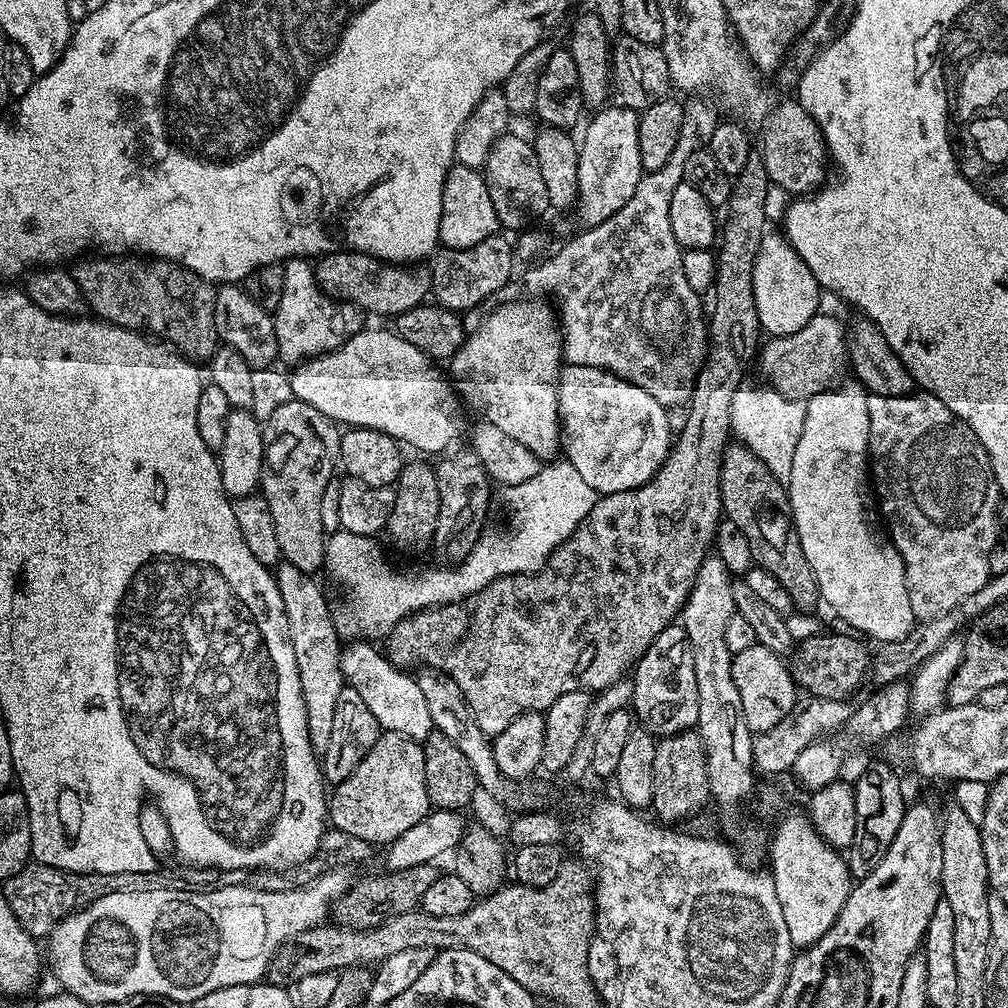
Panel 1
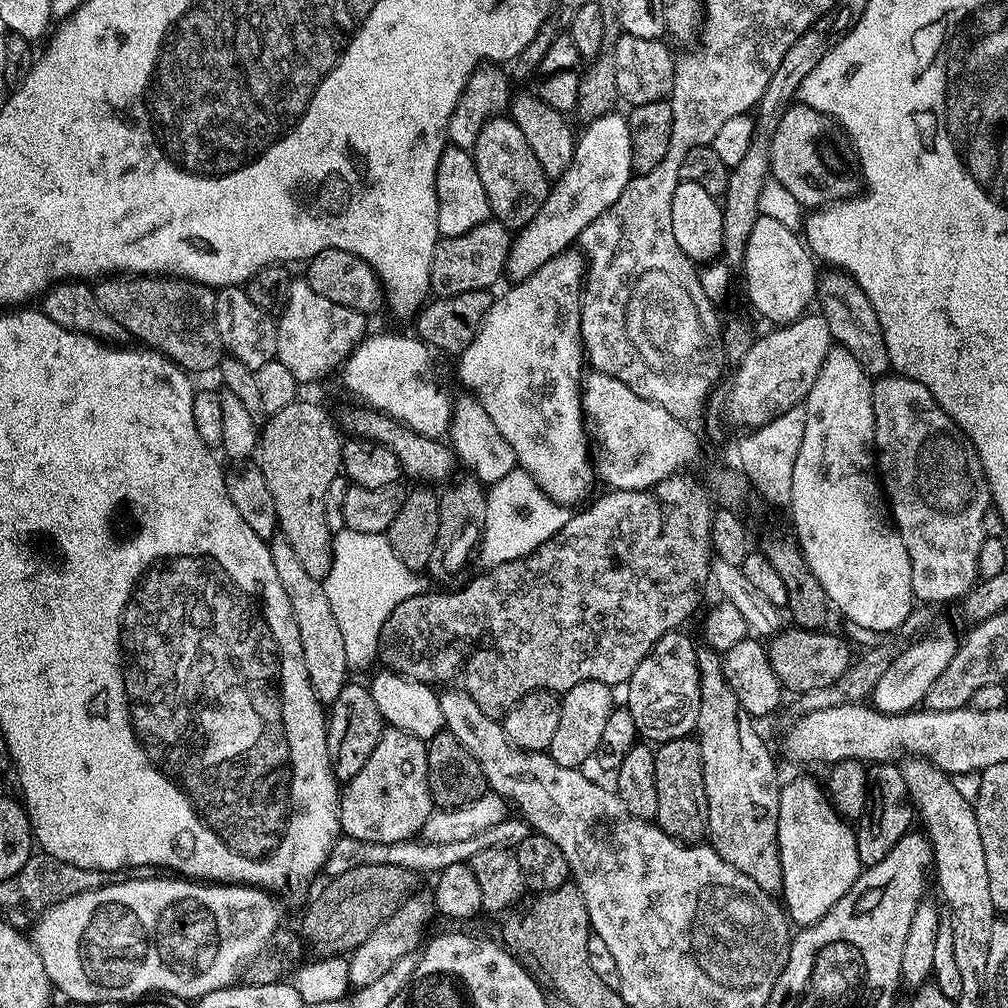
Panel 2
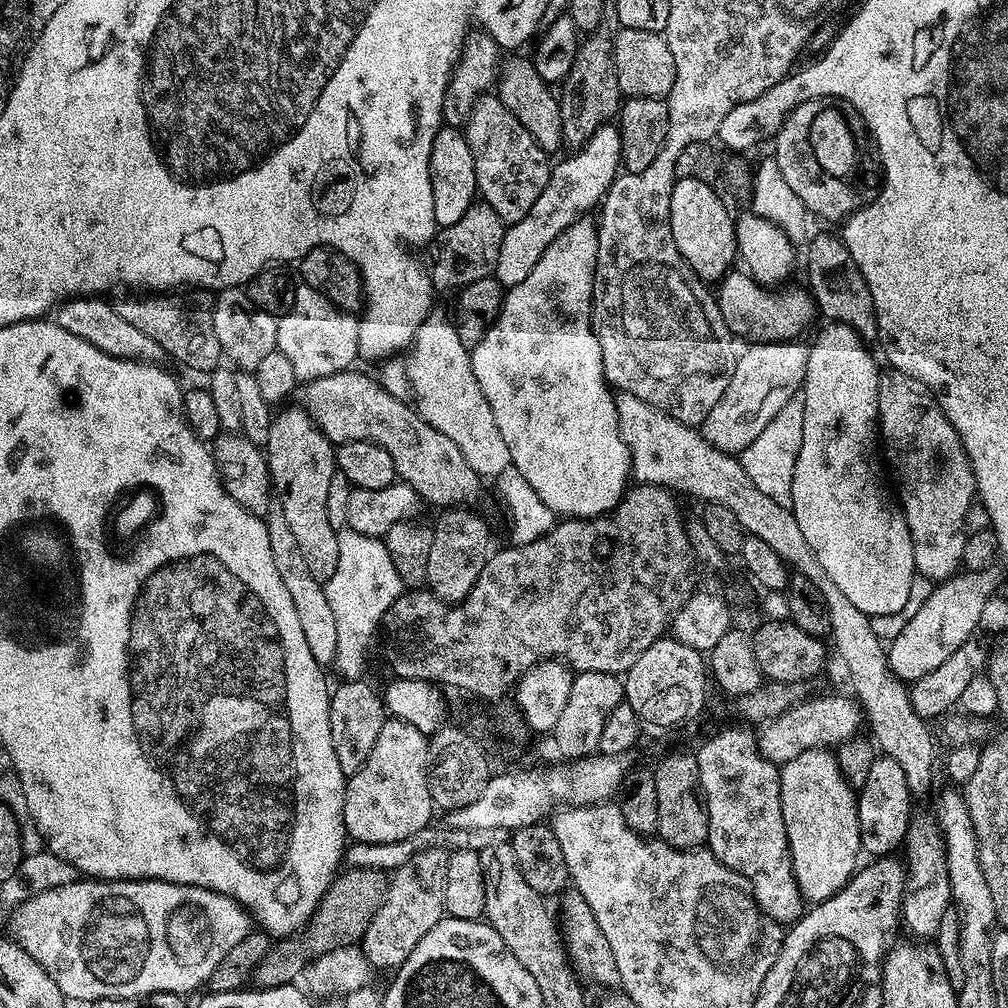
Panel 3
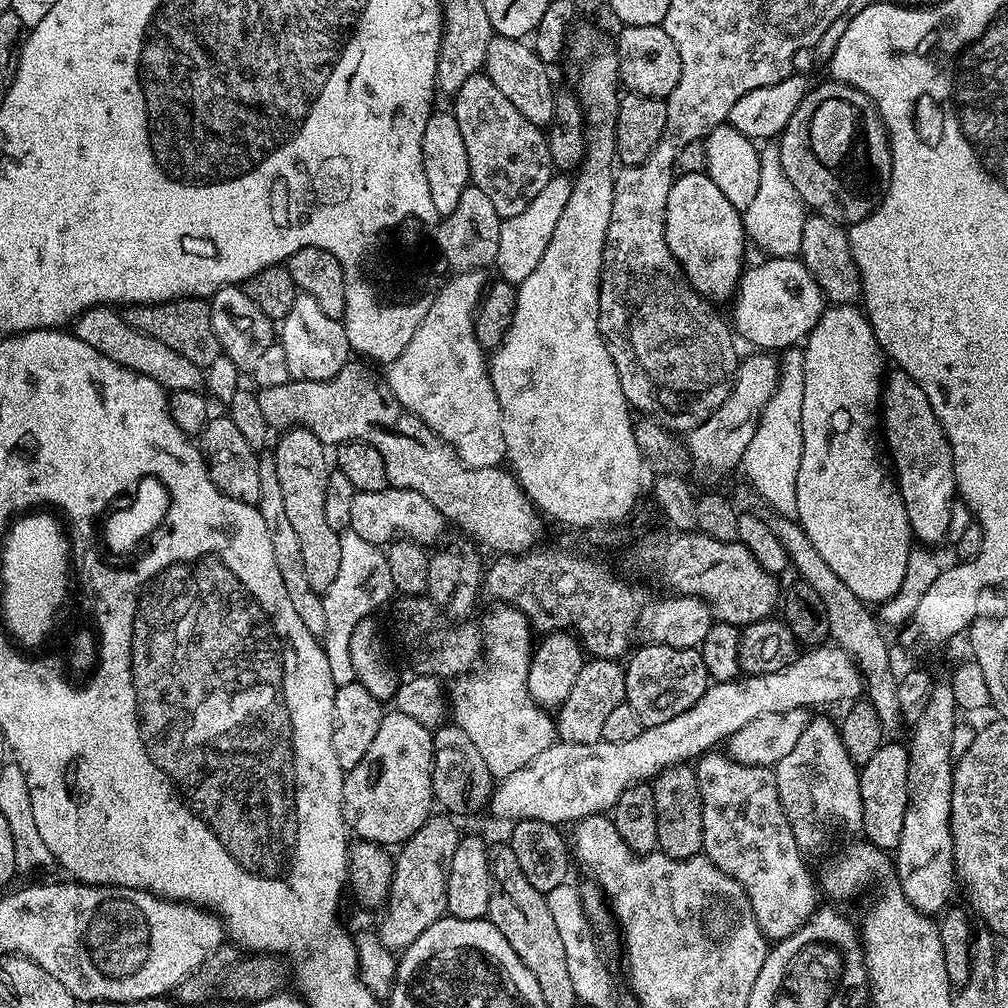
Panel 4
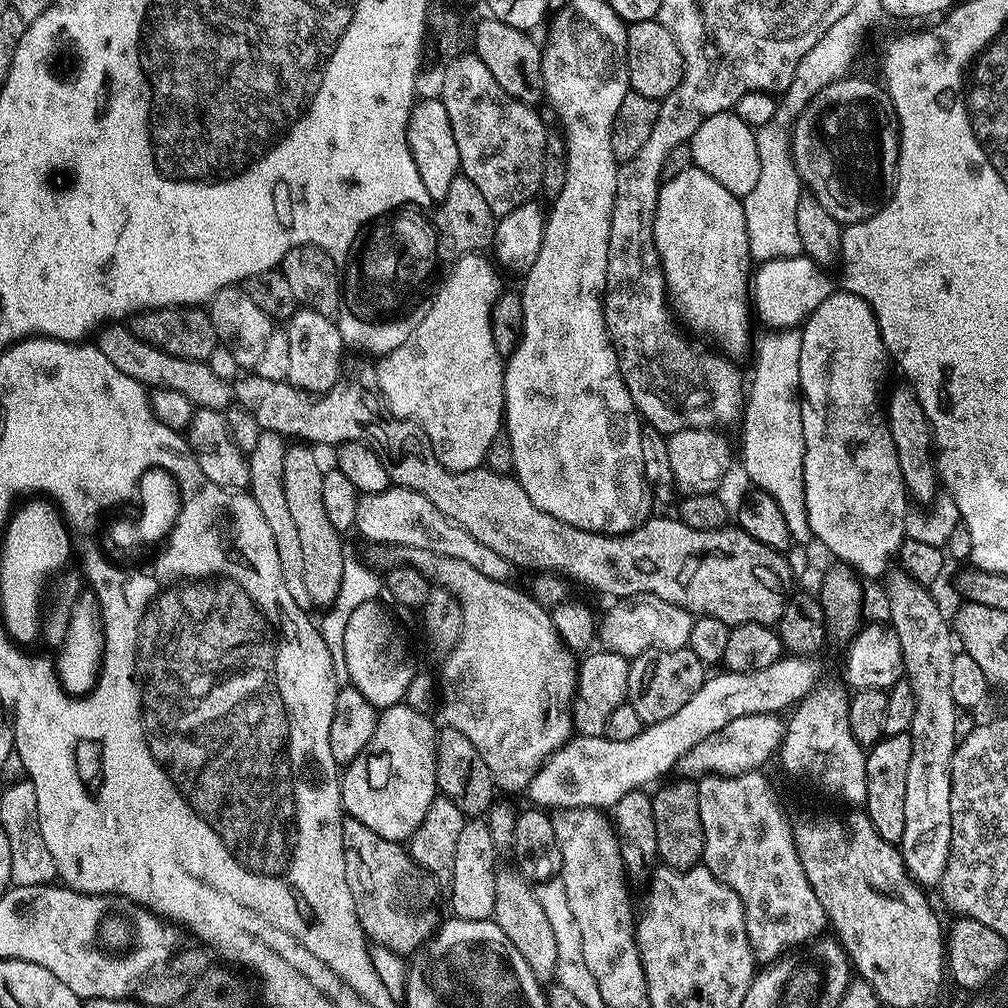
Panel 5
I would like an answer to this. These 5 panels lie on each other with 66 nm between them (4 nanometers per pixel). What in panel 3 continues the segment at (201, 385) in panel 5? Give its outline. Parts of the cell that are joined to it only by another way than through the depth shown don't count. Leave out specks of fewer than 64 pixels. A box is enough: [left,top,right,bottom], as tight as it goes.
[54,294,165,364]

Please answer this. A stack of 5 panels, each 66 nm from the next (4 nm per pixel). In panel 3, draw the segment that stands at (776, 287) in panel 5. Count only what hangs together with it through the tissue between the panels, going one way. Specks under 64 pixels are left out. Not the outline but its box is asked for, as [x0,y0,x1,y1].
[715,271,818,344]

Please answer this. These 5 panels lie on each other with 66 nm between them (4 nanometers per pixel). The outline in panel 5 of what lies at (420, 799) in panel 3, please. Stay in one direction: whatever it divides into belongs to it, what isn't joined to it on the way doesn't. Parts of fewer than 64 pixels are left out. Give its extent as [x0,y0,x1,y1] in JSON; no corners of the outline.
[340,702,438,842]

